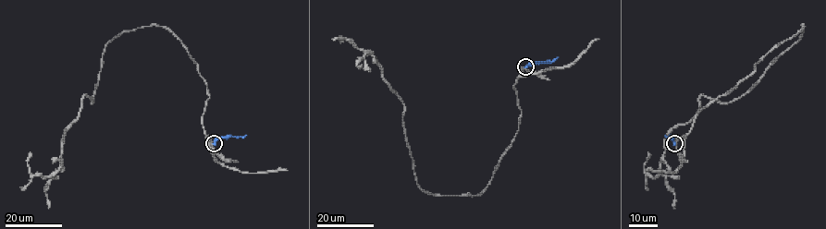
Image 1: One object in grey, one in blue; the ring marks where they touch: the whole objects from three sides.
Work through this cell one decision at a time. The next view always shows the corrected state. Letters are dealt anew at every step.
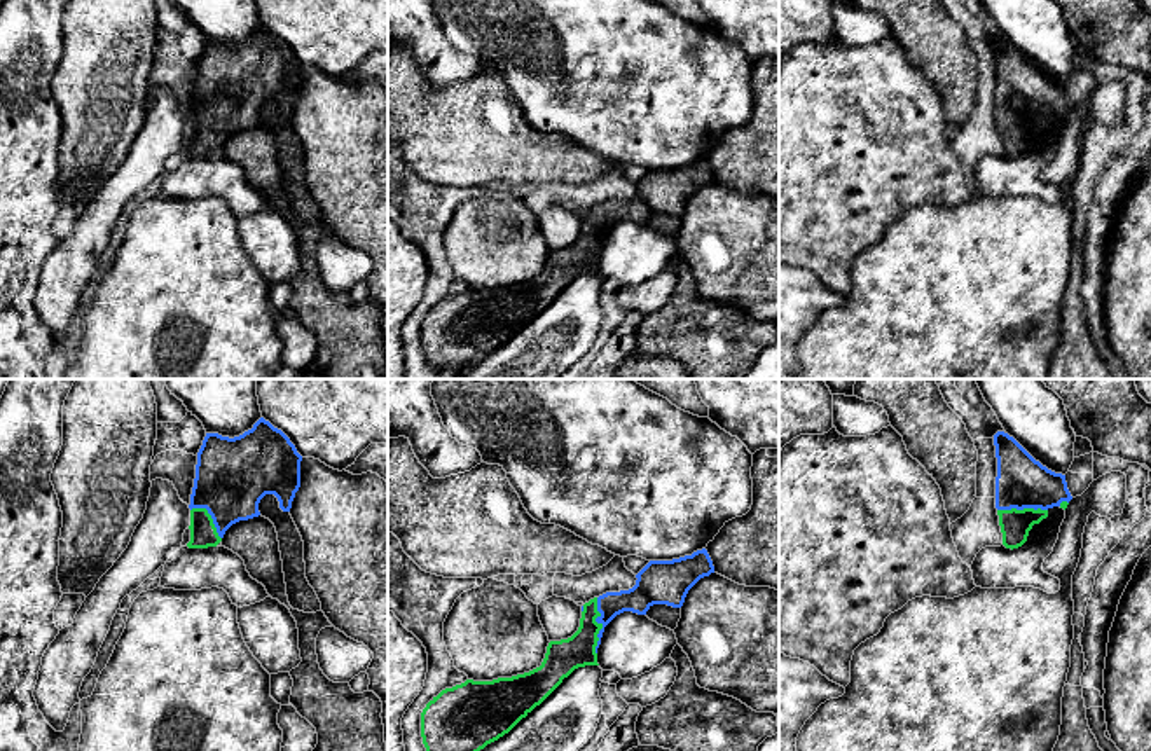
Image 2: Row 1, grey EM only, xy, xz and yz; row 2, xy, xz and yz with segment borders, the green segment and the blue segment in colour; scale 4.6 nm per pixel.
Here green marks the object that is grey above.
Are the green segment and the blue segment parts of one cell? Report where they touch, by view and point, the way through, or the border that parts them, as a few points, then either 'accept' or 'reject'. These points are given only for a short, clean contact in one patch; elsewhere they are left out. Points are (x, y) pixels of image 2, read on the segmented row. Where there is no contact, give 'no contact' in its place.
contact xz (601, 626); accept

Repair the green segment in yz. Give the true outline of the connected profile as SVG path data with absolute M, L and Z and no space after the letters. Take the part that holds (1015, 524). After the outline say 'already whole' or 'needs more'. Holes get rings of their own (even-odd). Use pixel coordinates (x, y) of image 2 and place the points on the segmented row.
M994 435L997 477L996 508L1006 548L1018 548L1029 531L1048 517L1053 506L1067 508L1072 500L1065 475L1036 461L1013 437Z; needs more

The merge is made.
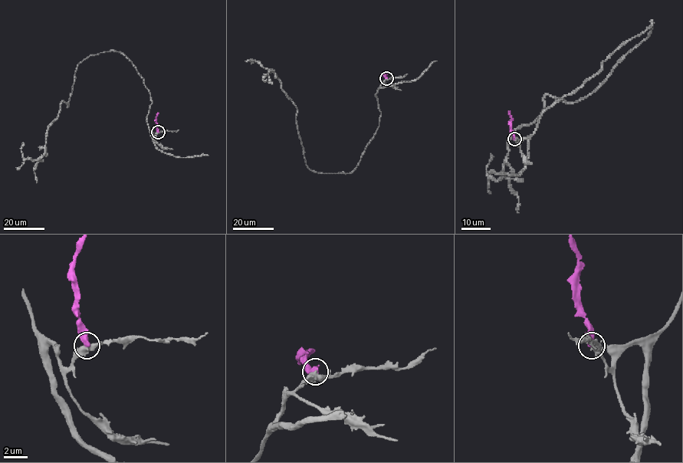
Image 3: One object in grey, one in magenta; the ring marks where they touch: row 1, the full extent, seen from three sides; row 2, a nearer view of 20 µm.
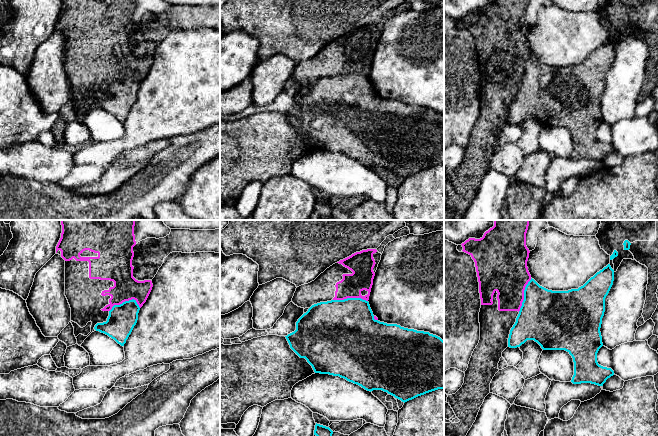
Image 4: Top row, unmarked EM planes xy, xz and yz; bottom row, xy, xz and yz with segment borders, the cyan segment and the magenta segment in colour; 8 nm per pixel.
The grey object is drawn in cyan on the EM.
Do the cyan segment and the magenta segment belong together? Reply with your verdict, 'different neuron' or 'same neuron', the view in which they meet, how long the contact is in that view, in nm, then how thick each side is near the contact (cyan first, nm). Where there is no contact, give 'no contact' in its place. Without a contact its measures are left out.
different neuron; meets cyan in xy; contact 260 nm long; 220 nm thick on the cyan side, 200 nm on the other

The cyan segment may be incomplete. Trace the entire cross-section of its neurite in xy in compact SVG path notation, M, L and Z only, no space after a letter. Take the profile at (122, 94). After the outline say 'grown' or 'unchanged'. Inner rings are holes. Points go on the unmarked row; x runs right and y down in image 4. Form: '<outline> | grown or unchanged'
M134 75L125 77L120 81L114 81L109 87L107 97L97 99L94 105L124 122L137 99L139 86L140 83Z | unchanged

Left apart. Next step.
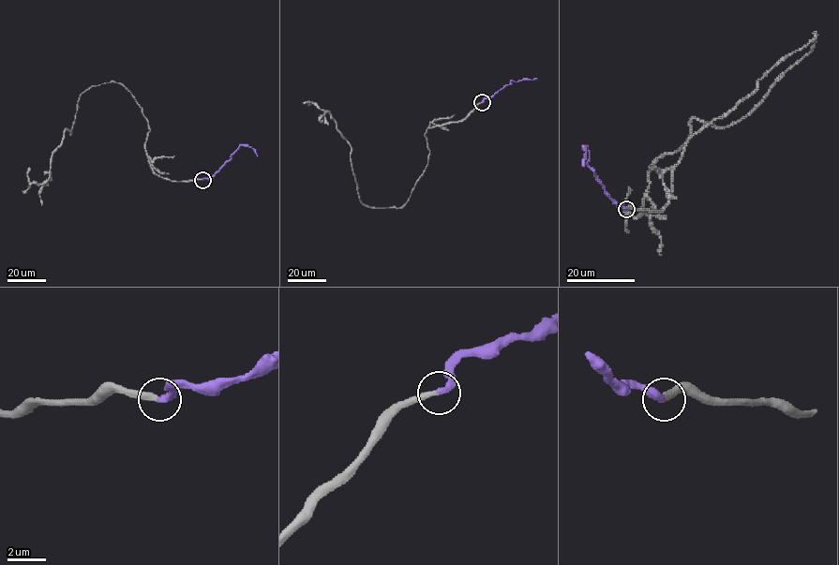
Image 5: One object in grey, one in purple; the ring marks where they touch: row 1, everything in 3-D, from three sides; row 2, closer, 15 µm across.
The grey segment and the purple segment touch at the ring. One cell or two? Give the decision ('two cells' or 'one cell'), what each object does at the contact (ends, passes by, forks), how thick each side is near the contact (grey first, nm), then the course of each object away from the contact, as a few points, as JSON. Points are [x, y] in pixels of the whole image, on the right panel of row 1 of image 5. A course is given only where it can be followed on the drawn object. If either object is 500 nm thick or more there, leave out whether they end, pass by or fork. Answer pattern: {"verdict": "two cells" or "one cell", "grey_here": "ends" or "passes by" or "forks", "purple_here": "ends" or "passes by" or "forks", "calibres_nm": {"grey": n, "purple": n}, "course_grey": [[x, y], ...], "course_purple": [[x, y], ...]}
{"verdict": "one cell", "grey_here": "ends", "purple_here": "ends", "calibres_nm": {"grey": 300, "purple": 360}, "course_grey": [[626, 209], [661, 212], [685, 142], [816, 35], [741, 119], [693, 118], [639, 215], [629, 186]], "course_purple": [[626, 209], [617, 204], [605, 191], [587, 164], [589, 151], [585, 148], [582, 167]]}

